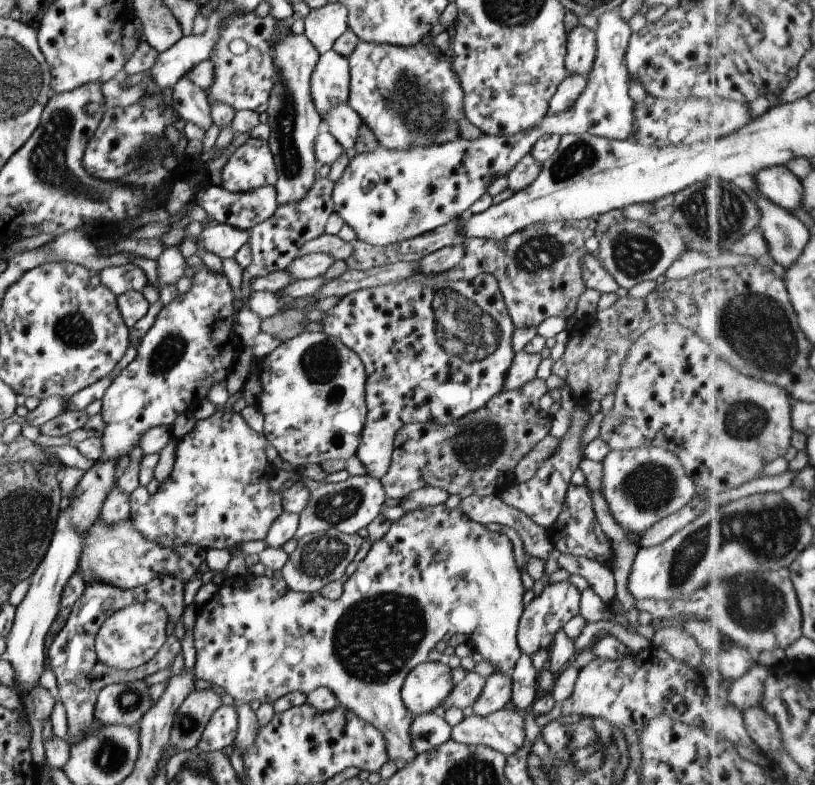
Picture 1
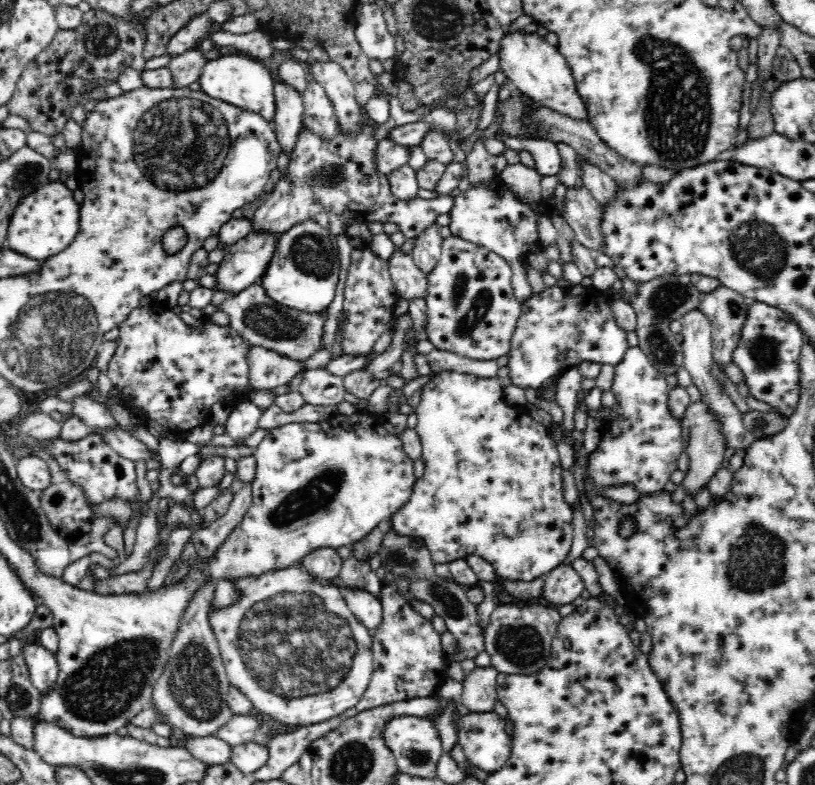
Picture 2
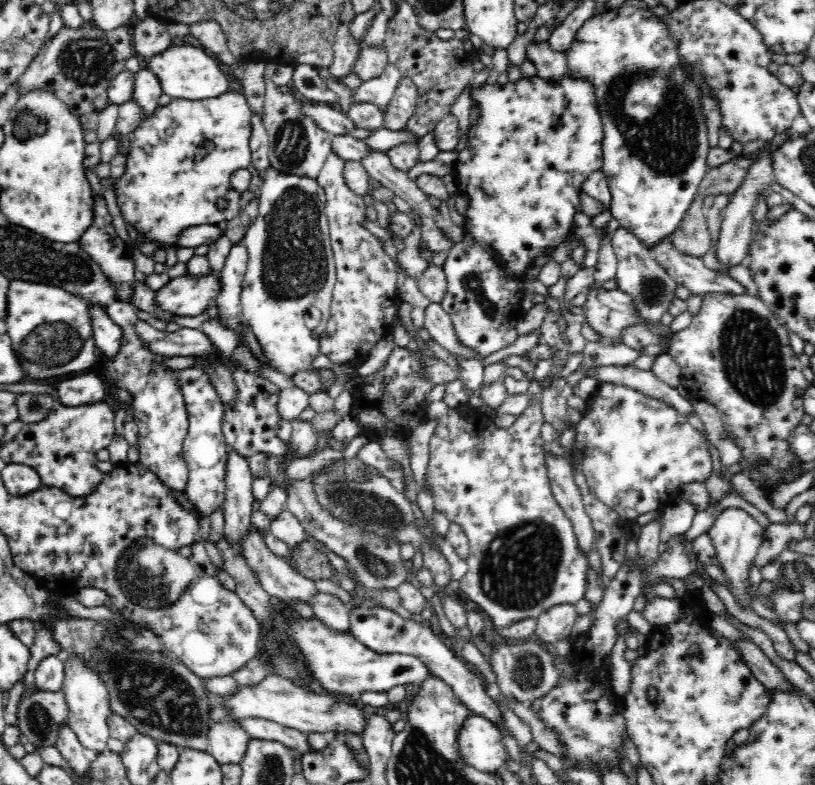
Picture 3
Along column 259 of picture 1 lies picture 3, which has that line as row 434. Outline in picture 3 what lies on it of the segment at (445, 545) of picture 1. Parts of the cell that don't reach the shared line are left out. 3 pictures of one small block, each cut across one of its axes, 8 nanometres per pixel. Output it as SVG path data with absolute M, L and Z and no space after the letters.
M600 383L596 393L587 400L586 409L582 412L581 420L575 425L575 428L575 457L578 458L582 465L581 472L585 475L588 487L590 488L590 493L592 493L598 501L606 505L607 508L620 514L622 520L626 521L626 524L635 523L636 518L641 514L643 515L648 512L658 511L662 498L670 496L670 492L674 492L680 484L690 484L691 482L704 483L710 476L712 476L712 456L708 451L706 439L704 439L704 436L694 428L690 422L688 422L686 415L678 412L669 404L646 394L642 394L641 392L634 390L634 388L628 388L624 385L614 385L612 383Z

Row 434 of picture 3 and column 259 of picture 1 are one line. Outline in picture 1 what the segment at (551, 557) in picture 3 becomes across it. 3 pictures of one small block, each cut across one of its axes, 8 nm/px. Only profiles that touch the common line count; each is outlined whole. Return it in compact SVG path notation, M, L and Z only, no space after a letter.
M240 410L218 411L207 419L197 420L192 431L178 439L173 470L156 492L149 493L139 486L129 494L134 528L161 547L196 545L207 551L230 550L244 542L265 540L272 523L284 512L282 492L268 488L276 469L266 457L267 444L267 438L250 428Z

